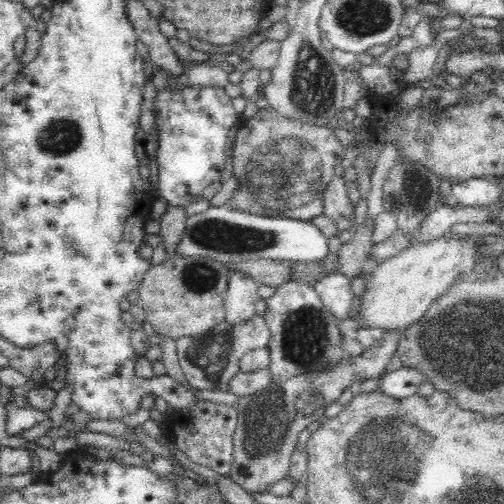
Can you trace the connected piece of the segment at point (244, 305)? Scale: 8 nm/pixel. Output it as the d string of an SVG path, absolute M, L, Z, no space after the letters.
M229 271L228 286L223 300L225 320L229 326L245 323L255 315L259 284L240 271Z

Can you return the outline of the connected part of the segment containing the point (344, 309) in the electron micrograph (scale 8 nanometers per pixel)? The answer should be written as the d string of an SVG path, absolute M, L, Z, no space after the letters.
M332 272L314 285L321 301L338 320L350 318L350 314L356 309L358 297L350 289L350 281L347 276Z

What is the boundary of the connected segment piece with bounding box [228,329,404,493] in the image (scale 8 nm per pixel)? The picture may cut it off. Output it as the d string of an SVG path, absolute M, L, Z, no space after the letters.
M403 330L384 331L381 339L361 355L349 357L330 370L308 372L288 378L282 383L270 383L249 399L236 396L234 406L238 411L234 436L232 469L228 476L248 493L264 493L268 487L284 479L290 470L297 437L308 424L323 417L325 408L336 401L345 388L354 389L358 382L379 378L392 354L397 352Z

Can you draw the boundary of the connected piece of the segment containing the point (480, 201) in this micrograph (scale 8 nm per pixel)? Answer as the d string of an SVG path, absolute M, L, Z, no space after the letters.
M489 177L468 178L451 186L451 193L460 205L491 207L498 202L503 185Z

